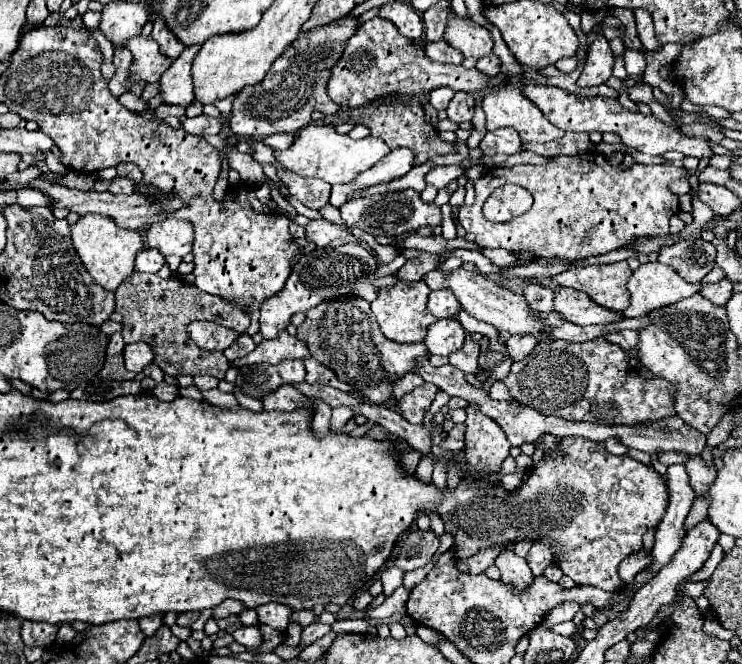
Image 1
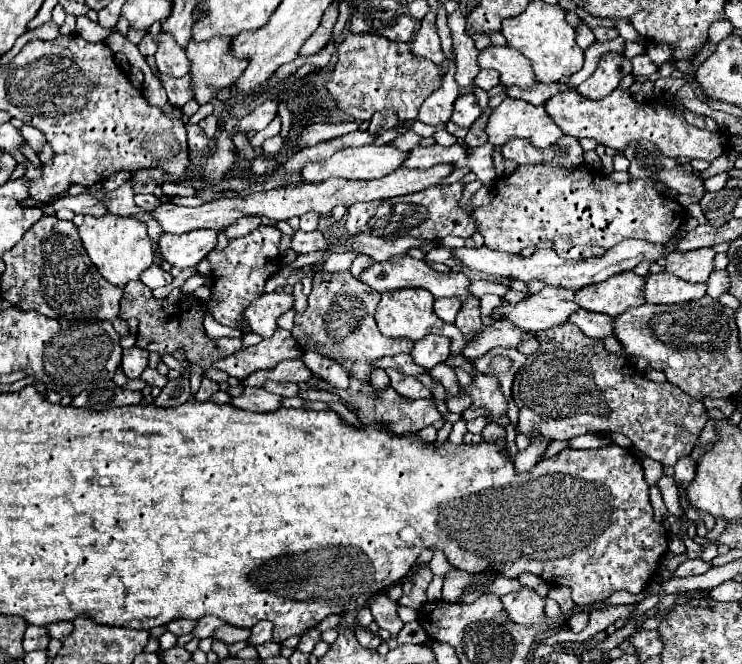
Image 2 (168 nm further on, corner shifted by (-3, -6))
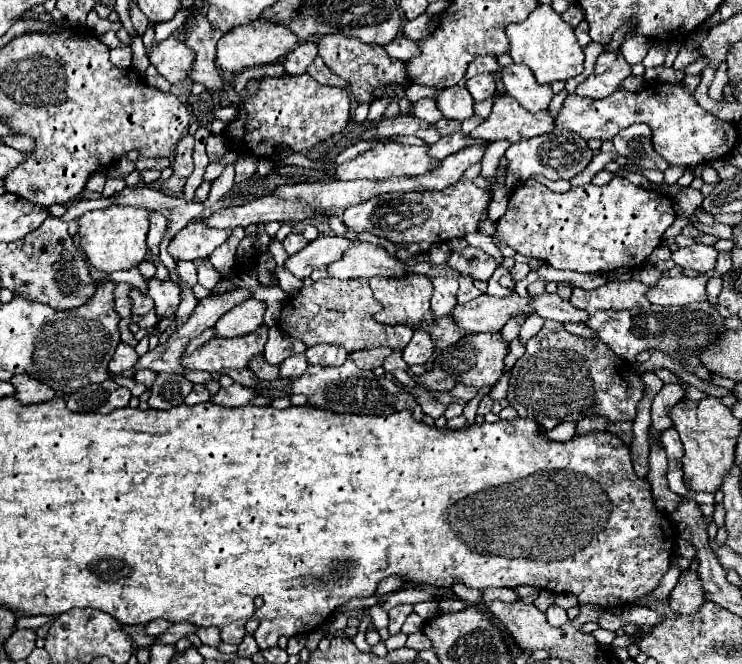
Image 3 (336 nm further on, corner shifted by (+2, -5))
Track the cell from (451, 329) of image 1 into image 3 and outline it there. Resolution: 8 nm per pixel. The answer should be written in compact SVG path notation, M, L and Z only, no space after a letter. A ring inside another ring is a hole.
M414 331L412 341L404 347L402 357L408 365L422 365L426 363L434 353L434 343L428 337L426 331Z

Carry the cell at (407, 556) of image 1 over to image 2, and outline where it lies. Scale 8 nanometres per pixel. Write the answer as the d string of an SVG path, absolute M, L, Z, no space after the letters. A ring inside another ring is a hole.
M425 564L425 566L417 566L417 568L405 578L405 582L403 582L403 596L399 598L399 602L401 602L403 606L409 606L409 608L419 610L419 608L425 604L425 600L427 600L425 590L427 590L431 578L433 578L433 572L429 570L427 564Z

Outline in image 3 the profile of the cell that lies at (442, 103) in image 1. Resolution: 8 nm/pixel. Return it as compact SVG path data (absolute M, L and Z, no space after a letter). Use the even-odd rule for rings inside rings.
M426 97L426 99L416 101L416 103L412 105L412 113L414 113L418 119L426 121L426 123L436 123L436 121L442 117L442 113L438 111L436 101L434 101L432 97Z

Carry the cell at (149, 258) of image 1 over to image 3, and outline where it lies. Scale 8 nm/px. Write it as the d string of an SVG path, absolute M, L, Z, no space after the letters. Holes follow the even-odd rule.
M150 279L148 297L154 301L154 311L156 311L158 319L172 317L180 303L180 285L170 279L166 279L166 281Z

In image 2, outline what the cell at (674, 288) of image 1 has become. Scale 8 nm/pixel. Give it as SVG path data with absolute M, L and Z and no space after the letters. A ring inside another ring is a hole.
M669 272L649 274L645 278L643 296L649 304L679 304L705 296L707 284L691 284Z

